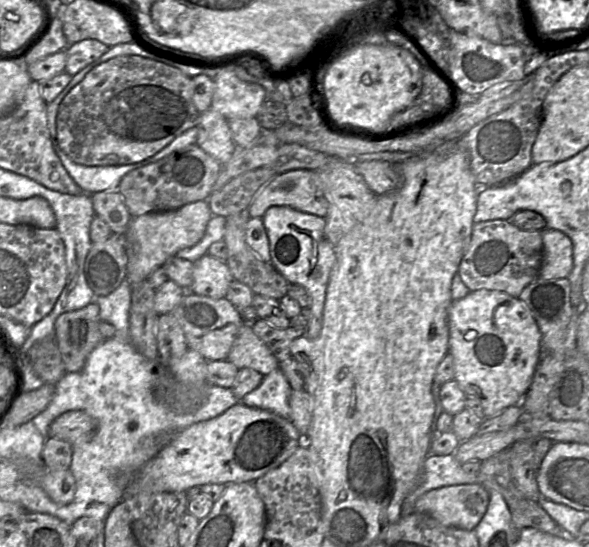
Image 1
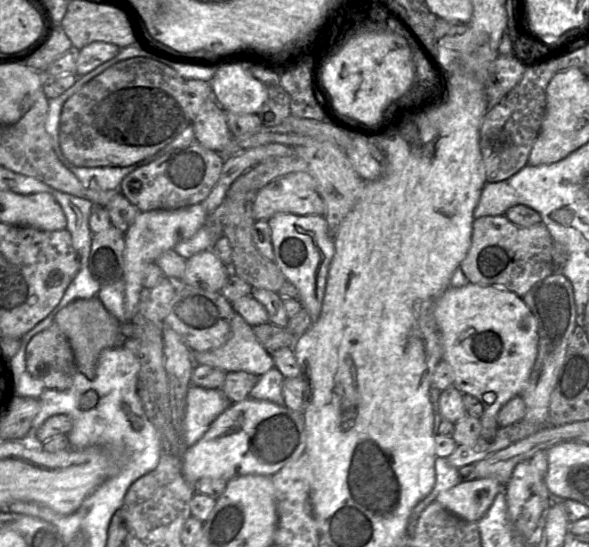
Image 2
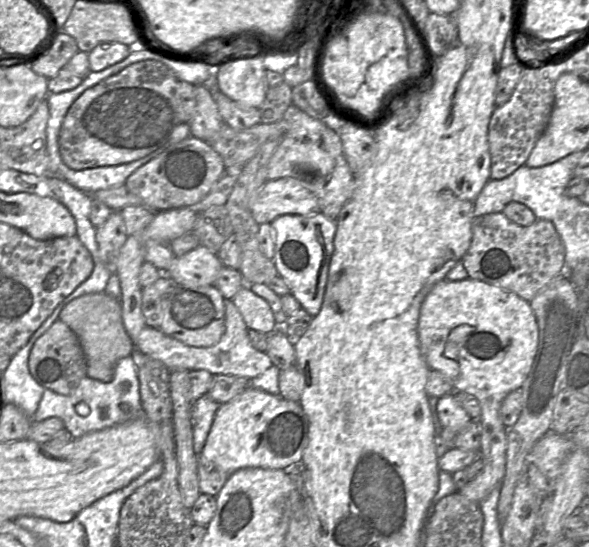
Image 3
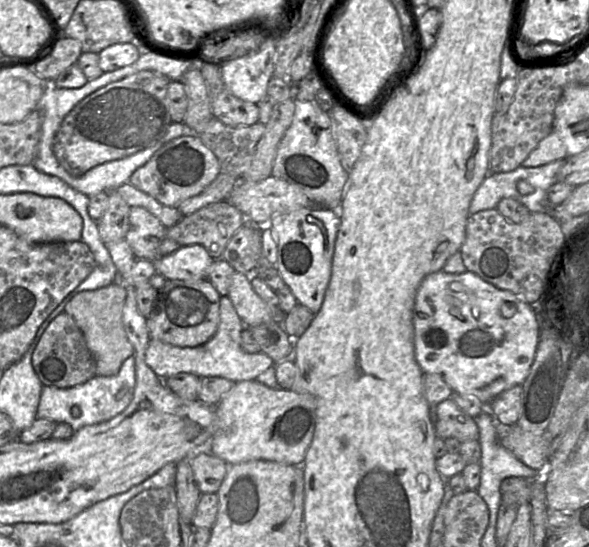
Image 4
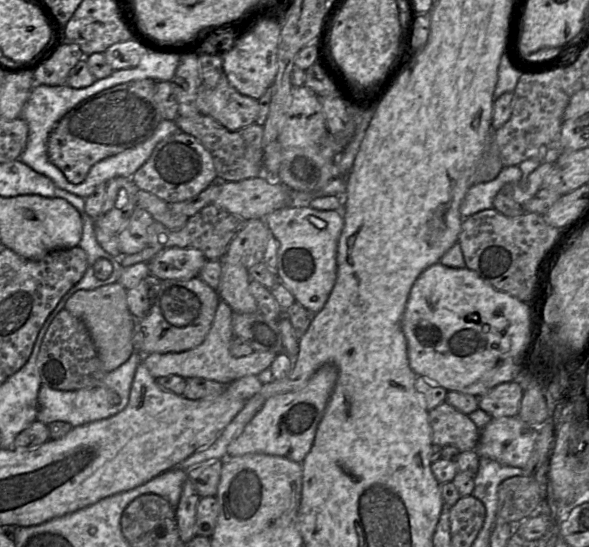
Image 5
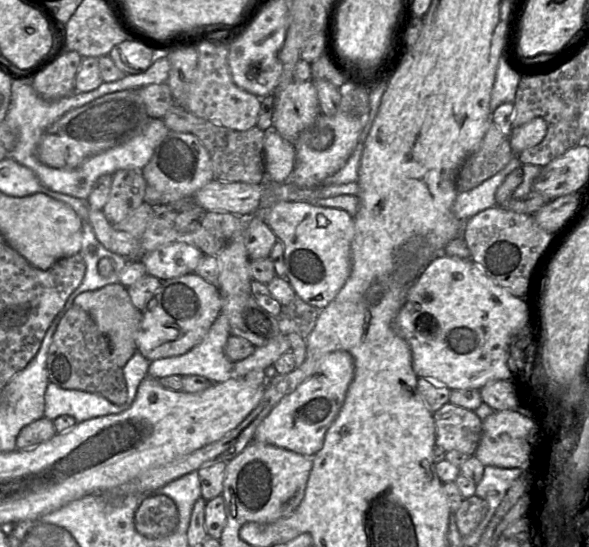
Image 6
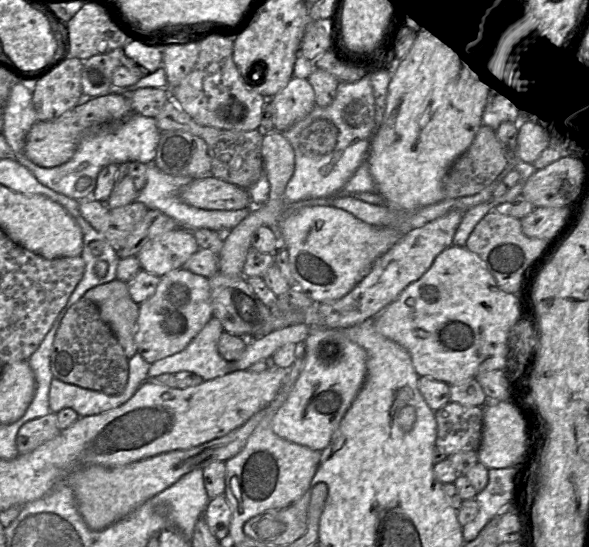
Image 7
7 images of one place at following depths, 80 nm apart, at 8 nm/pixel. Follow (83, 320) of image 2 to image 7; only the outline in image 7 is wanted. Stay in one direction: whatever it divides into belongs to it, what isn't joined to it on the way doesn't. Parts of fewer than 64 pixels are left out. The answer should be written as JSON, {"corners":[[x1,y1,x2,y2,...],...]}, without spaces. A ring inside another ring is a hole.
{"corners":[[115,279,88,290,84,296,96,304,100,317,111,328,125,356,137,353,134,340,139,316,139,304,131,298,127,282]]}

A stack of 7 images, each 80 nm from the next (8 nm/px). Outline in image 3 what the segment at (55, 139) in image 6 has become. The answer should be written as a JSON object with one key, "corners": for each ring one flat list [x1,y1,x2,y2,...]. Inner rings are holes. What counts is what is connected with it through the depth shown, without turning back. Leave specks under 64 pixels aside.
{"corners":[[157,60,133,63,85,90,68,109,59,133,59,152,64,164,73,170,113,166,141,159,168,142,182,122,177,111,174,72]]}

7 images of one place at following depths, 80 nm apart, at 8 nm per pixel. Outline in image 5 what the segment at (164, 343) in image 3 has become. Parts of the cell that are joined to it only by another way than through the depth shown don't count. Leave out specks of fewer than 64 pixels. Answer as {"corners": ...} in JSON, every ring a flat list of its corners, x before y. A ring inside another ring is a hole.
{"corners":[[221,300,212,327,206,336,205,340,193,349,183,352,169,353,150,353,143,355,143,363,156,379,169,375,179,375,183,378,205,378,215,380,224,385,229,385,232,382,248,376,258,375,265,369,269,368,277,354,270,351,254,351,252,354,243,357,234,357,230,353,230,343,235,337,232,329,233,310,224,301]]}

